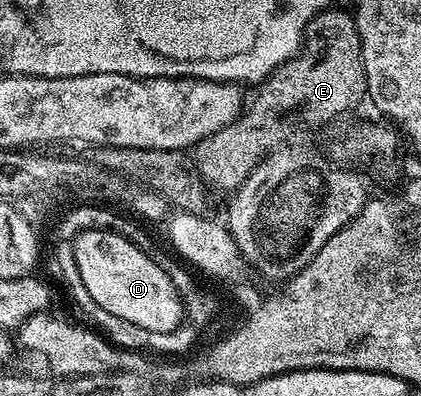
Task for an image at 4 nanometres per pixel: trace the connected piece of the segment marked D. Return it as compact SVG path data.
M117 230L80 232L73 236L72 248L76 269L97 305L116 313L116 317L124 317L124 321L132 321L132 325L156 329L156 333L175 331L183 326L183 305L177 289L164 269L156 265L143 248Z

